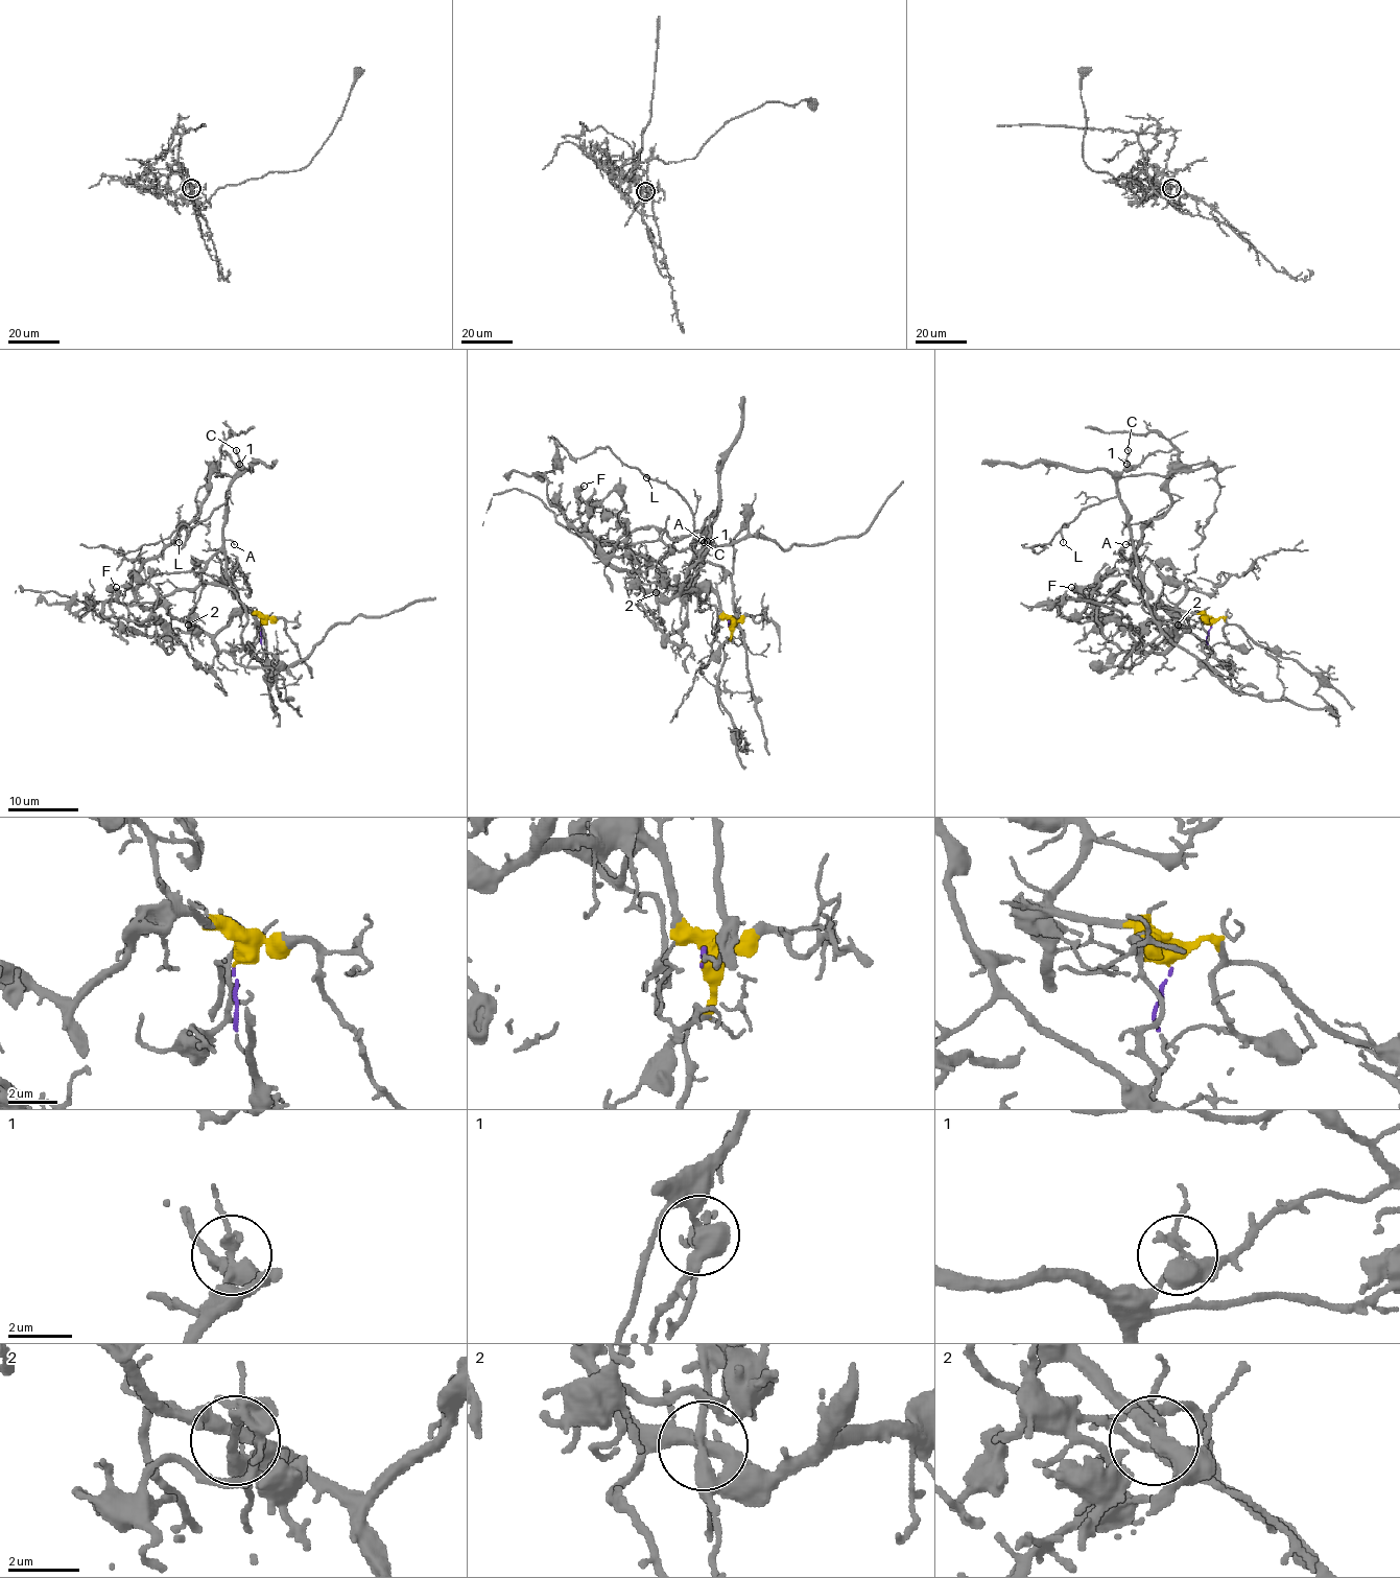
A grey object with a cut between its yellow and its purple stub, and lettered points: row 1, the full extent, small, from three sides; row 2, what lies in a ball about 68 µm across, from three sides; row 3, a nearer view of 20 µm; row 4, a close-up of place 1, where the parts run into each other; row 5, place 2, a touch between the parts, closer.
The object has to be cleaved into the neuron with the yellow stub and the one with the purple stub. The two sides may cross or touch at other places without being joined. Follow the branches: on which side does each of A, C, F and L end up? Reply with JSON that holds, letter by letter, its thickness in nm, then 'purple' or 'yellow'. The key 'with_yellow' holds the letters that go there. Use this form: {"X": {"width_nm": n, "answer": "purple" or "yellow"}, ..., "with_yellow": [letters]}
{"A": {"width_nm": 130, "answer": "purple"}, "C": {"width_nm": 140, "answer": "purple"}, "F": {"width_nm": 260, "answer": "yellow"}, "L": {"width_nm": 110, "answer": "purple"}, "with_yellow": ["F"]}

